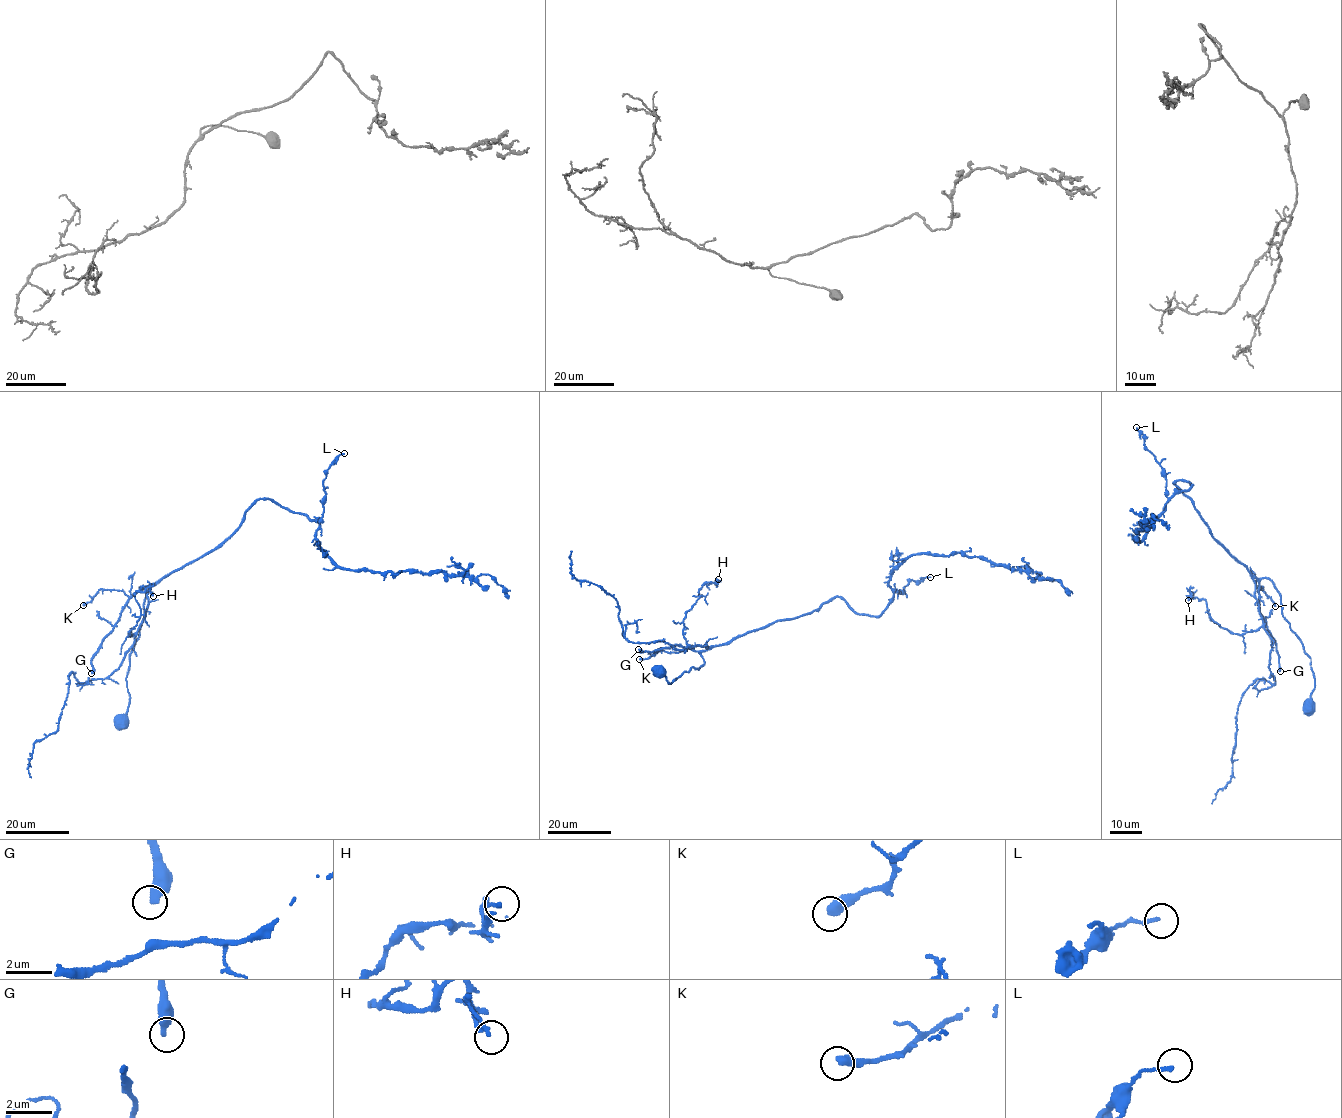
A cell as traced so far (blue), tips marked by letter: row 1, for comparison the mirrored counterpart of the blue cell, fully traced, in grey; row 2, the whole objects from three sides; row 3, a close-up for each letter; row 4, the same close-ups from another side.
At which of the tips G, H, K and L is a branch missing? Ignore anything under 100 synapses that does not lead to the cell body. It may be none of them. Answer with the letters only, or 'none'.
G

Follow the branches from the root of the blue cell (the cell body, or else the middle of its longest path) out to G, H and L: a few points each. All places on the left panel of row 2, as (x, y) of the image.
G: (124, 721), (129, 656), (143, 617), (144, 588), (128, 600), (91, 661), (91, 673)
H: (124, 721), (141, 587), (150, 587), (145, 618), (127, 636), (140, 616), (133, 594), (148, 587), (153, 596)
L: (124, 721), (129, 656), (144, 614), (141, 587), (220, 547), (260, 499), (320, 525), (323, 481), (344, 453)

